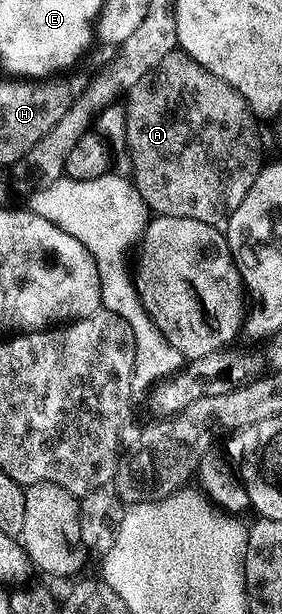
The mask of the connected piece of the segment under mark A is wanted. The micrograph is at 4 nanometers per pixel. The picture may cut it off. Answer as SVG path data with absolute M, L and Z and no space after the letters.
M177 49L125 94L125 103L124 141L132 169L130 179L149 212L213 225L227 220L262 168L257 122L245 100Z

